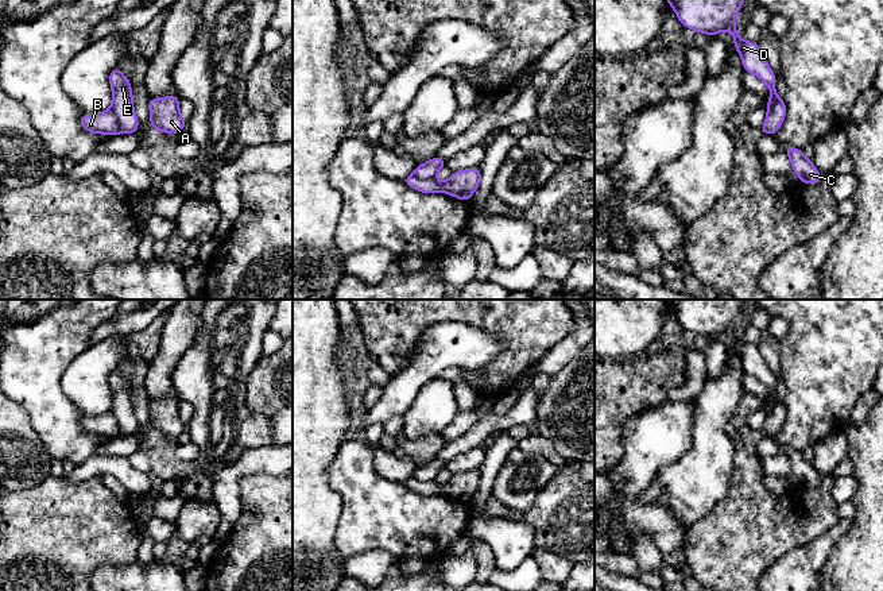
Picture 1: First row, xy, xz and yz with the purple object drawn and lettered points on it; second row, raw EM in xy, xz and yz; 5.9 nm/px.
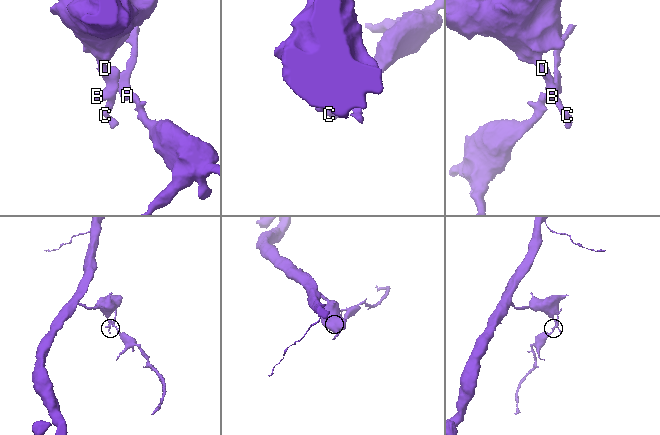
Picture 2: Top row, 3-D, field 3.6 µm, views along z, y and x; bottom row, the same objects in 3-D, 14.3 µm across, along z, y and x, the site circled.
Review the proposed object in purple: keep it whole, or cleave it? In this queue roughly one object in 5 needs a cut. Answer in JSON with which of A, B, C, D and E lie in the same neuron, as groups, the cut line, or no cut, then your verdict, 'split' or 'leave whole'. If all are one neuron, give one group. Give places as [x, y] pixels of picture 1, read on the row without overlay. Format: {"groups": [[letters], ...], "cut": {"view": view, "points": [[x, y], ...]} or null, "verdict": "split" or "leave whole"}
{"groups": [["A", "B"], ["C", "D", "E"]], "cut": {"view": "xy", "points": [[111, 409], [117, 423], [119, 435]]}, "verdict": "split"}

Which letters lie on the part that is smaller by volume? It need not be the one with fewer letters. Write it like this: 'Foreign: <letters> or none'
Foreign: A, B

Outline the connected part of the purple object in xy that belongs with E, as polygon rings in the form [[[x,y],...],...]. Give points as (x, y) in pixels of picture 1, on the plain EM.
[[[119,370],[109,375],[112,389],[112,412],[119,422],[119,436],[133,436],[139,430],[139,422],[133,413],[132,389]]]

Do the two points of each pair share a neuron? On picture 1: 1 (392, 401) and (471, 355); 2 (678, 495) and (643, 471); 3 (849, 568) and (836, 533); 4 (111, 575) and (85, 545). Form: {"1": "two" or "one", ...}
{"1": "one", "2": "two", "3": "two", "4": "two"}

